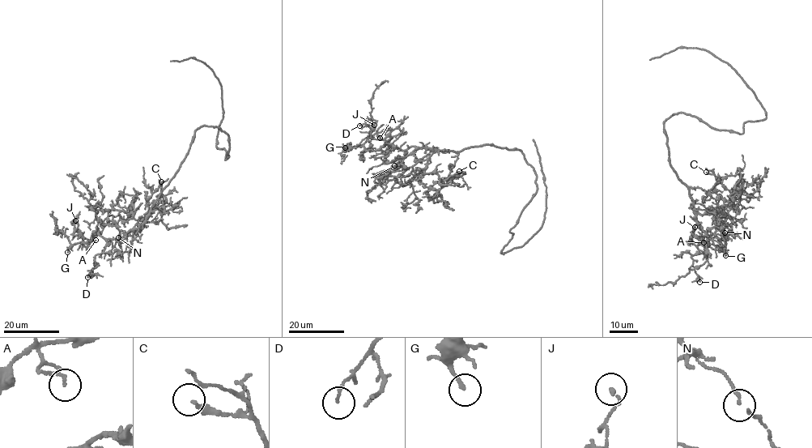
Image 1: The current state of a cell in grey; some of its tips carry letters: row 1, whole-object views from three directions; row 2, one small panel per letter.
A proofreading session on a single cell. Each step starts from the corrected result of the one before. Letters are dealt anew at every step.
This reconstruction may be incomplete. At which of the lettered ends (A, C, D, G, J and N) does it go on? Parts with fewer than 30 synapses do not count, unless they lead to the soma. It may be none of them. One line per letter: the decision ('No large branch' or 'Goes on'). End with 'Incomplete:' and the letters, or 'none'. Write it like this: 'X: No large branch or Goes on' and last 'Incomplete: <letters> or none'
A: No large branch
C: No large branch
D: No large branch
G: No large branch
J: No large branch
N: No large branch
Incomplete: none

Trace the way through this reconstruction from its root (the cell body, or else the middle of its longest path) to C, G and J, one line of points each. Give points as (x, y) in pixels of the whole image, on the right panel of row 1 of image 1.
C: (677, 113), (664, 126), (671, 168), (688, 188), (695, 209), (725, 213), (732, 194), (706, 172)
G: (677, 113), (664, 124), (669, 162), (688, 188), (697, 224), (707, 238), (717, 238), (725, 255)
J: (677, 113), (664, 124), (669, 162), (688, 188), (697, 224), (720, 246), (696, 236), (695, 227)

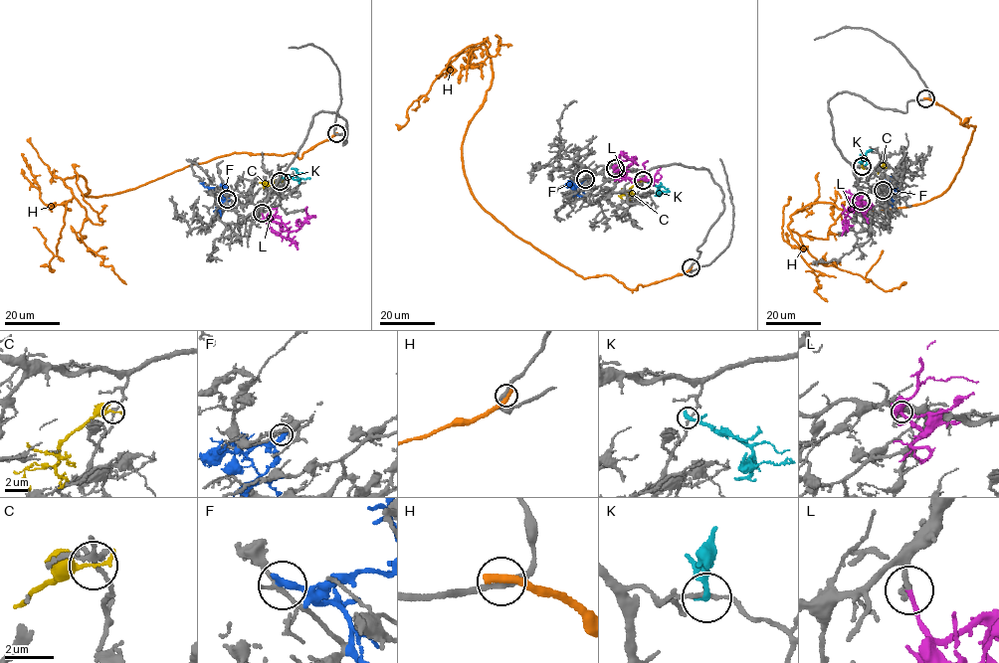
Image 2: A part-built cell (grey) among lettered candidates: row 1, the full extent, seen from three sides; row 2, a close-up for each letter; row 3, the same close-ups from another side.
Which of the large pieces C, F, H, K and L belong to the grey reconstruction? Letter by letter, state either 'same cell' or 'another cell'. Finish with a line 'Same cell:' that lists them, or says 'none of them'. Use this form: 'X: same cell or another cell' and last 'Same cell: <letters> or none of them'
C: another cell
F: another cell
H: another cell
K: another cell
L: same cell
Same cell: L

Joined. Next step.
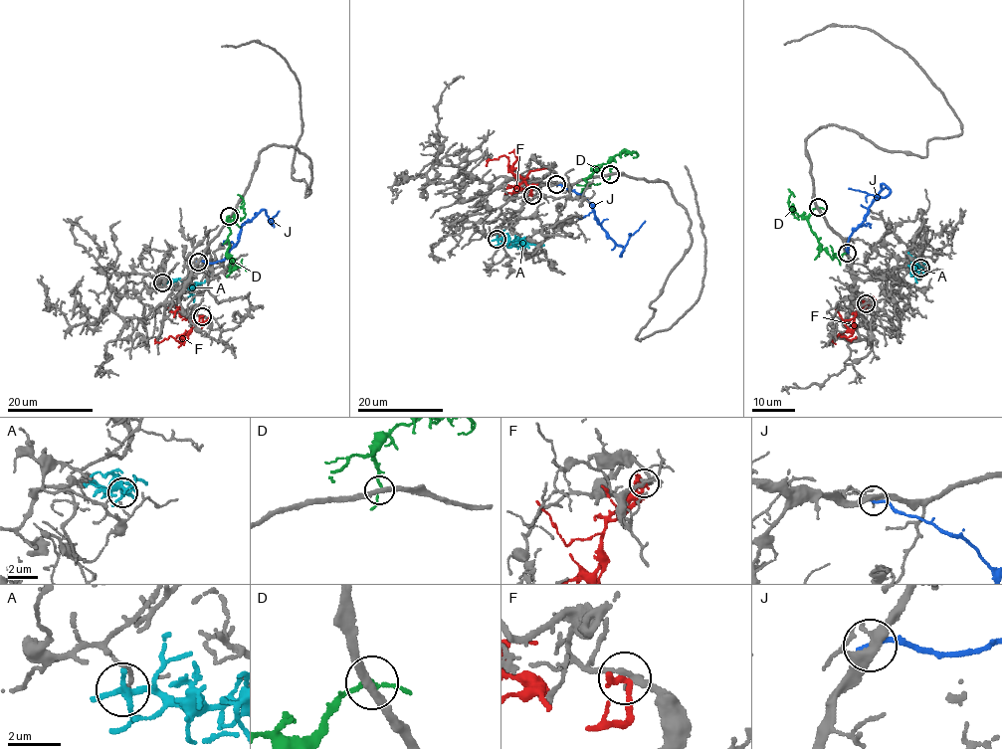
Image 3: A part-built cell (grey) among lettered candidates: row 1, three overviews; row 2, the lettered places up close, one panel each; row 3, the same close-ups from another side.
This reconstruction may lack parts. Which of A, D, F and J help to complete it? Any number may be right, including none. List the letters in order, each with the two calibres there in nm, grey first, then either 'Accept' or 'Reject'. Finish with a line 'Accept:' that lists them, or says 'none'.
A: Thickness 140 nm (grey) against 240 nm. Reject
D: Thickness 300 nm (grey) against 150 nm. Reject
F: Thickness 180 nm (grey) against 300 nm. Reject
J: Thickness 320 nm (grey) against 190 nm. Reject
Accept: none

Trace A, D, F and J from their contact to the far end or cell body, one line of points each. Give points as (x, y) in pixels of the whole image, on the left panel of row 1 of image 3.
A: (163, 282), (180, 279), (186, 284), (194, 285), (203, 282), (210, 273)
D: (229, 216), (227, 252), (232, 260), (231, 270), (241, 266), (242, 259)
F: (201, 316), (201, 323), (190, 326), (190, 333), (180, 343), (171, 336), (161, 341), (155, 339)
J: (198, 262), (214, 263), (225, 258), (237, 243), (242, 225), (264, 210), (272, 225), (272, 220), (279, 212)

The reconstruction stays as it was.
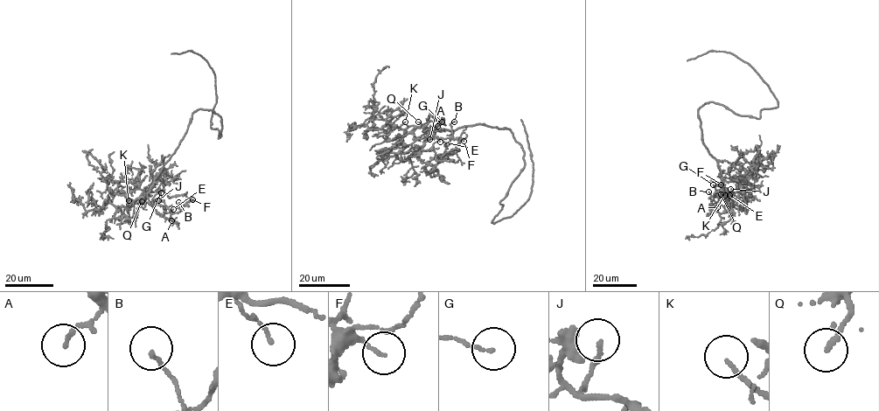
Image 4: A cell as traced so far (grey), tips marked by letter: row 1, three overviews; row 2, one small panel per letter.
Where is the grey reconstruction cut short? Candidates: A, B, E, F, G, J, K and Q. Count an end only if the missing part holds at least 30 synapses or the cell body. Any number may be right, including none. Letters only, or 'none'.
K, Q

